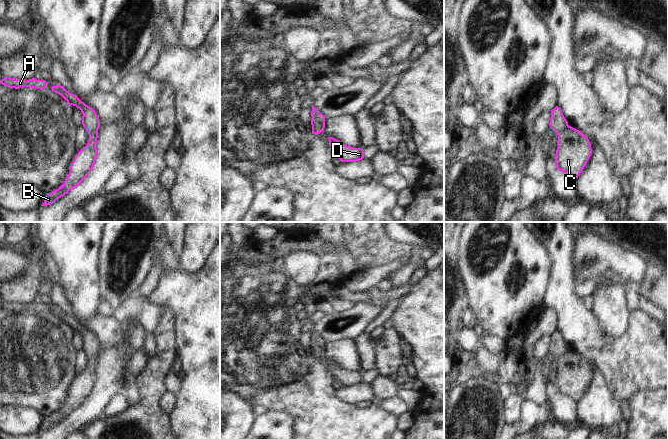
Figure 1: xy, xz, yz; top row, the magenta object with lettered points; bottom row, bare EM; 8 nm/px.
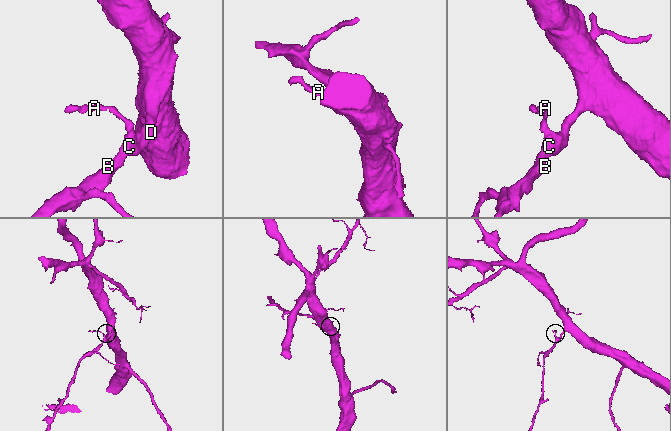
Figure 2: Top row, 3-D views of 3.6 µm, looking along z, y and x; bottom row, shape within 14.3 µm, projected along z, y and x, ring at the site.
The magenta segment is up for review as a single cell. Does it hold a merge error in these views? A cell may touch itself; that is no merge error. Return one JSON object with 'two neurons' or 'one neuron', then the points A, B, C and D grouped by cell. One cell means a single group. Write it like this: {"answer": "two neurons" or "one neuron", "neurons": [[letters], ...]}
{"answer": "one neuron", "neurons": [["A", "B", "C", "D"]]}

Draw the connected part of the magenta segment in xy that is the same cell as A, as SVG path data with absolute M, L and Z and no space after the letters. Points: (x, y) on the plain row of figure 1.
M4 301L0 308L7 310L9 312L19 313L21 311L30 311L36 313L45 313L48 307L45 304L36 304L35 302L29 304L20 304L10 301Z

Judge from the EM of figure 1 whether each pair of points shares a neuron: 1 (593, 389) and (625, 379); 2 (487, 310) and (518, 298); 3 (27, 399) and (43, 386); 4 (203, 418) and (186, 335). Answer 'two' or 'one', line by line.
1: two
2: one
3: one
4: one

